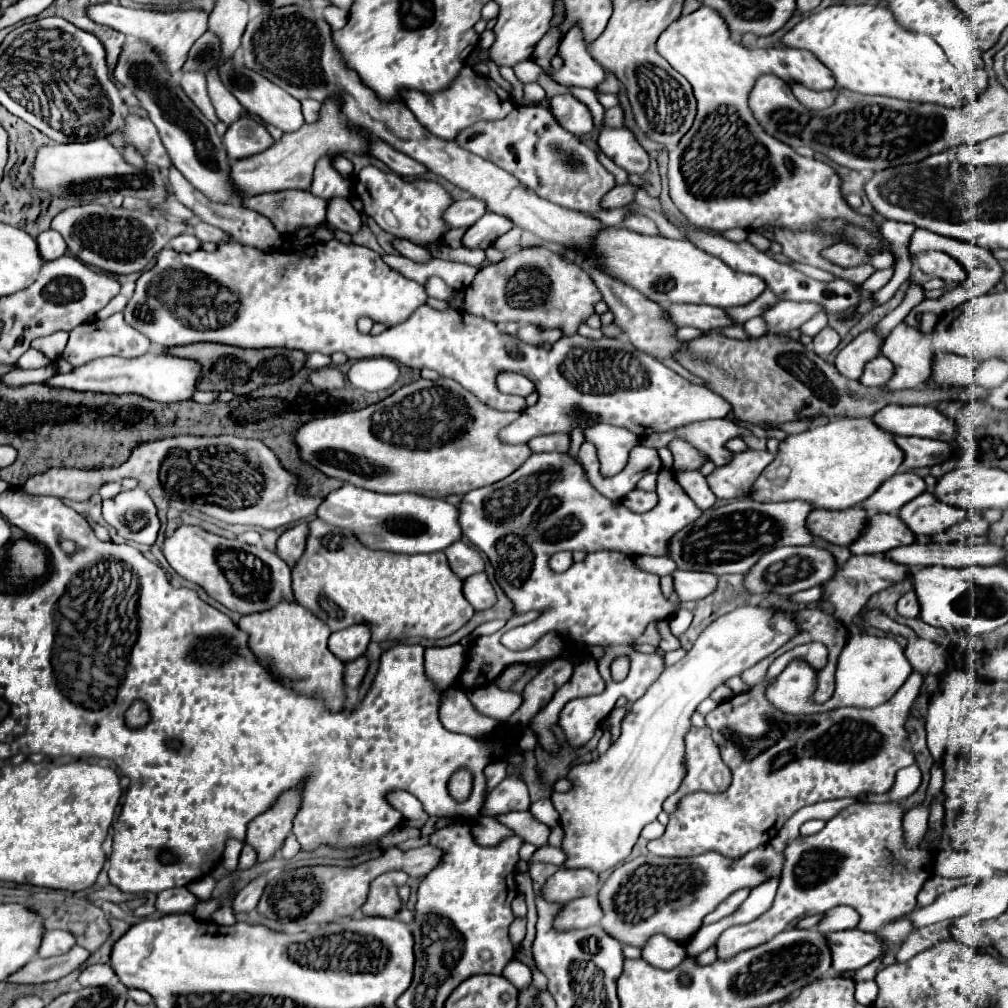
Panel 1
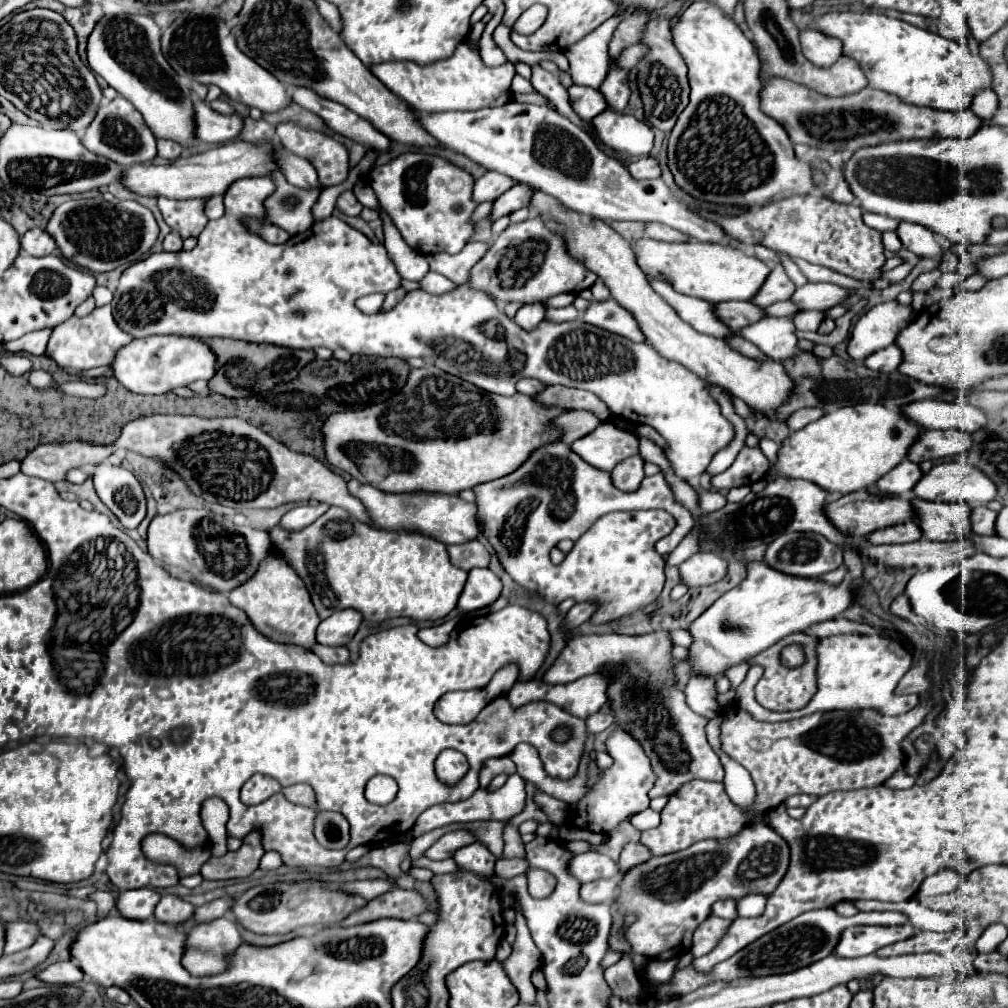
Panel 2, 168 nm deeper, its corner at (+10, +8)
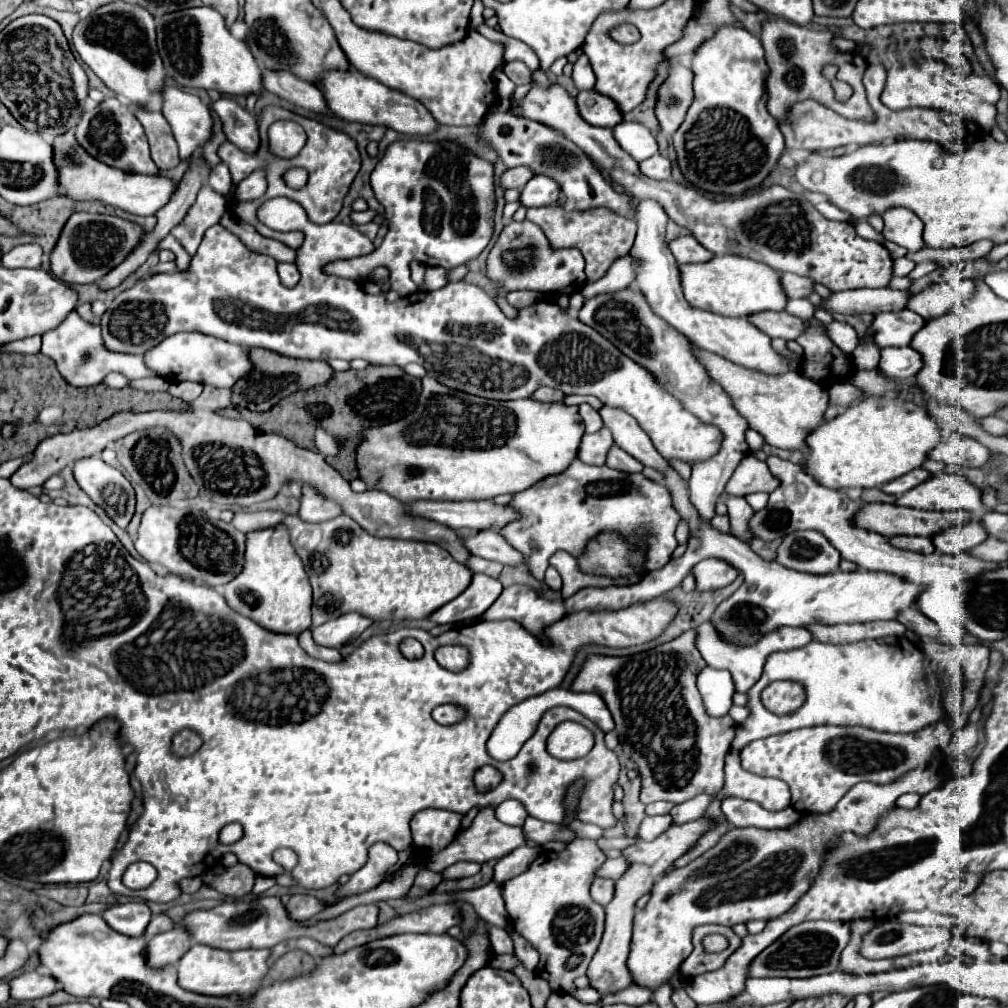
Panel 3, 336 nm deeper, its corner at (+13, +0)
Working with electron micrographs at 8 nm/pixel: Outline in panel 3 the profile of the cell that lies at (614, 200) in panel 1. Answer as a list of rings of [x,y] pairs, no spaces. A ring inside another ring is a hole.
[[[654,154],[654,156],[650,156],[648,160],[640,162],[640,170],[642,170],[642,174],[646,174],[648,178],[666,180],[666,178],[670,178],[670,174],[672,174],[672,162],[670,162],[666,156],[662,156],[662,154]]]

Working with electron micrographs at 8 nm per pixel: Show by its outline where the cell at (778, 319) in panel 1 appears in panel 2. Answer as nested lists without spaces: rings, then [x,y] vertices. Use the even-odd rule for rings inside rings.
[[[803,284],[789,298],[799,310],[827,310],[837,306],[849,294],[847,288],[835,284]]]

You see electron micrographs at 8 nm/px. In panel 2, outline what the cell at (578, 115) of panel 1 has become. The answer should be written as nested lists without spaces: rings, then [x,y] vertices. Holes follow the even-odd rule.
[[[573,84],[571,88],[567,88],[567,92],[569,92],[573,110],[579,114],[579,118],[583,118],[587,122],[605,110],[605,98],[601,96],[599,90]]]

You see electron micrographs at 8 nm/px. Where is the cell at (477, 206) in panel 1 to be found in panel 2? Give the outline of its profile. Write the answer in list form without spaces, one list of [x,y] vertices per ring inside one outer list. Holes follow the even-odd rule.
[[[485,172],[473,186],[473,202],[491,202],[513,186],[513,180],[499,172]]]

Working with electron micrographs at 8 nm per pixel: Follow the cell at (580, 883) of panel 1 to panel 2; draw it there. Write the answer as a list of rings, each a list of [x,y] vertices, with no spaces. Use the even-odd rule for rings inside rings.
[[[585,852],[569,860],[569,874],[575,876],[581,884],[585,884],[597,878],[613,878],[619,872],[617,864],[609,856],[603,856],[599,852]]]

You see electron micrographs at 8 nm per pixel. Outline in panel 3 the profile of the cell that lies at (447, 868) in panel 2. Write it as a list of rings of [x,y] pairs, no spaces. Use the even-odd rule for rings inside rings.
[[[576,838],[562,852],[544,850],[532,862],[532,866],[526,872],[522,872],[522,876],[516,876],[502,884],[502,896],[506,902],[510,924],[540,954],[538,974],[550,984],[552,990],[560,990],[568,994],[572,990],[574,978],[586,972],[600,944],[600,938],[604,932],[604,908],[592,900],[590,884],[596,878],[596,872],[604,862],[606,862],[606,854],[598,848],[596,840]]]

